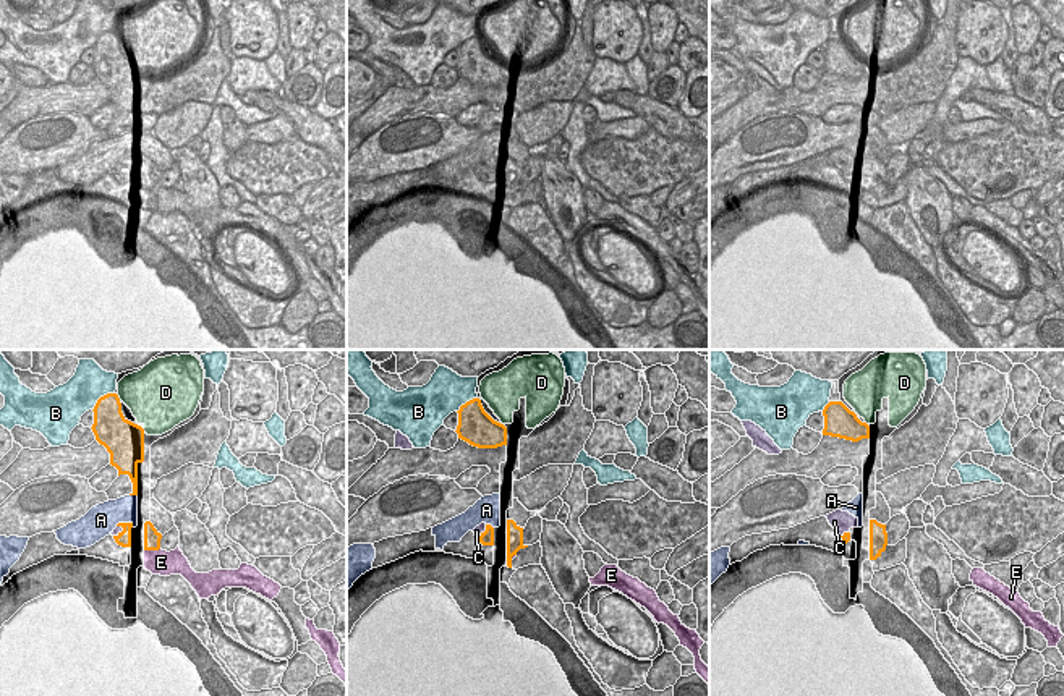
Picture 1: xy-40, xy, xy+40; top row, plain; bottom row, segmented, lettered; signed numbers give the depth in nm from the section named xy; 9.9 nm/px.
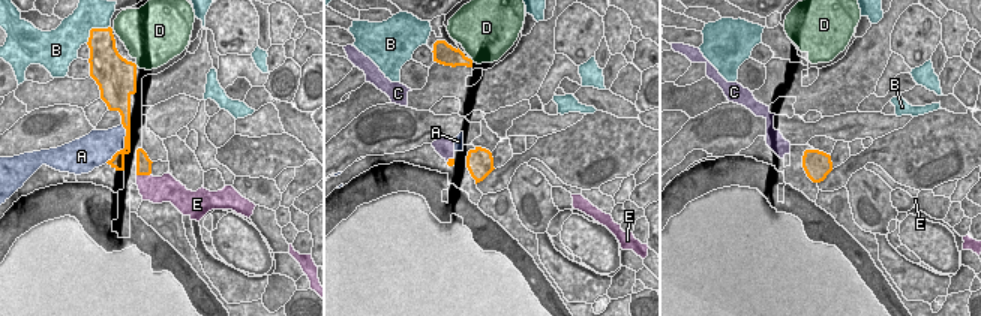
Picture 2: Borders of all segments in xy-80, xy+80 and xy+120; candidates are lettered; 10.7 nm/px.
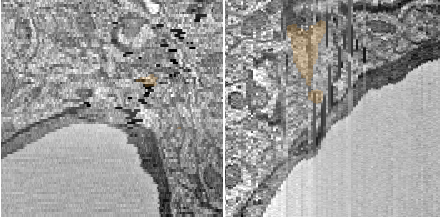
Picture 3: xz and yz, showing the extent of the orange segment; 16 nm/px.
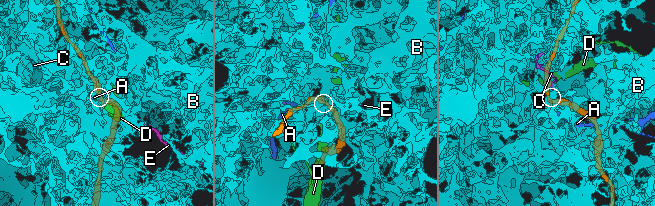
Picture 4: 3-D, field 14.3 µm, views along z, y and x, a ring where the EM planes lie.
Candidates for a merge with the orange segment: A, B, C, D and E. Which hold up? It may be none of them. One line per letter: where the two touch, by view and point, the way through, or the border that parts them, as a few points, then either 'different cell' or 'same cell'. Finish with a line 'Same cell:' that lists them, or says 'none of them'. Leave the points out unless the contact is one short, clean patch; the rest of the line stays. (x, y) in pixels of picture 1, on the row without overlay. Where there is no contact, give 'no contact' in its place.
A: xy-40 (123, 161) | different cell
B: xy-40 (101, 34) | different cell
C: xy-40 (122, 169) | along xy-40 (120, 162), (122, 167), (114, 174) | different cell
D: no contact | different cell
E: xy-40 (151, 186) | along xy-40 (159, 185), (144, 188) | different cell
Same cell: none of them

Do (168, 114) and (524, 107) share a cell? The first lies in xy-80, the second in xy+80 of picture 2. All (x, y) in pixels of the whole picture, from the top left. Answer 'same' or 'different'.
same

